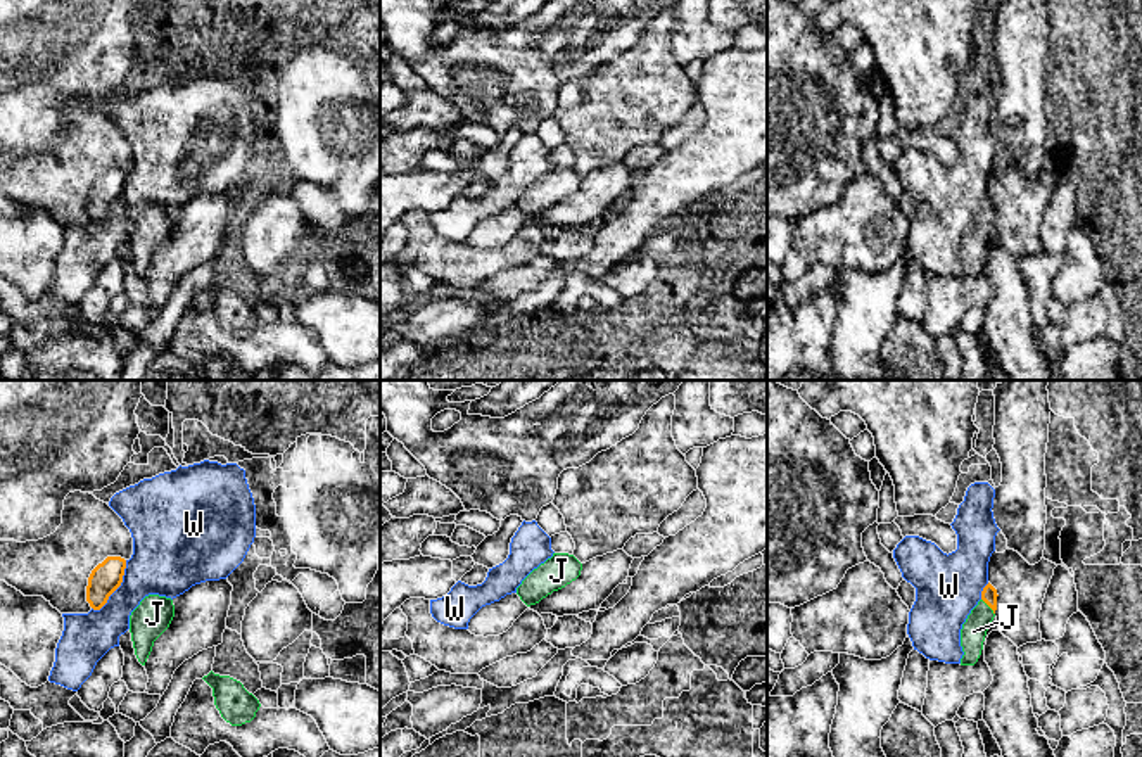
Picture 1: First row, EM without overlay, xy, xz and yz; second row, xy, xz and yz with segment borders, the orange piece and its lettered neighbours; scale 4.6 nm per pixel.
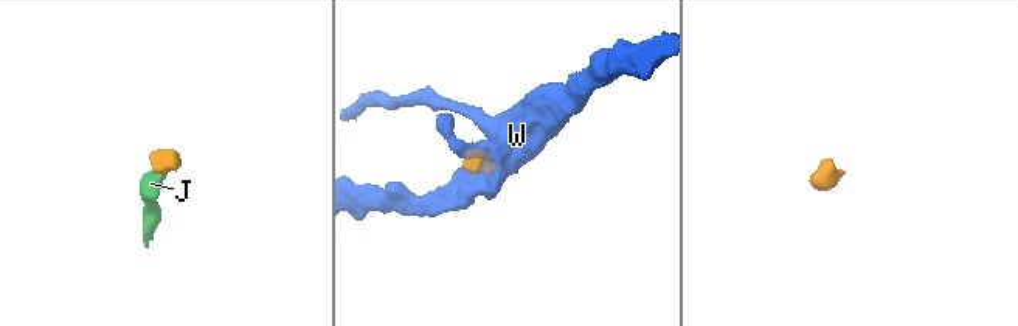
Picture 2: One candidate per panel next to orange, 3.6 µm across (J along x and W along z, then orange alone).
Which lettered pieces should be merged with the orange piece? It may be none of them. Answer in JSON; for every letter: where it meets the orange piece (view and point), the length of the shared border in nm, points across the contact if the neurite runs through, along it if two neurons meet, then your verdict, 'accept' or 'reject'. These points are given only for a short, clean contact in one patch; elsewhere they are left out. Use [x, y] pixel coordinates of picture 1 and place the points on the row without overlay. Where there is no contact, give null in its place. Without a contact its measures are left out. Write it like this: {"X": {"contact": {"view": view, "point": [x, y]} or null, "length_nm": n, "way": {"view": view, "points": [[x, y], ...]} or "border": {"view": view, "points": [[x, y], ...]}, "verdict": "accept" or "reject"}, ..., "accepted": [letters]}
{"J": {"contact": {"view": "yz", "point": [989, 218]}, "length_nm": 100, "way": {"view": "yz", "points": [[989, 208], [989, 218], [973, 244]]}, "verdict": "accept"}, "W": {"contact": {"view": "xy", "point": [118, 199]}, "length_nm": 280, "border": {"view": "xy", "points": [[126, 173], [121, 197], [94, 223]]}, "verdict": "reject"}, "accepted": ["J"]}

